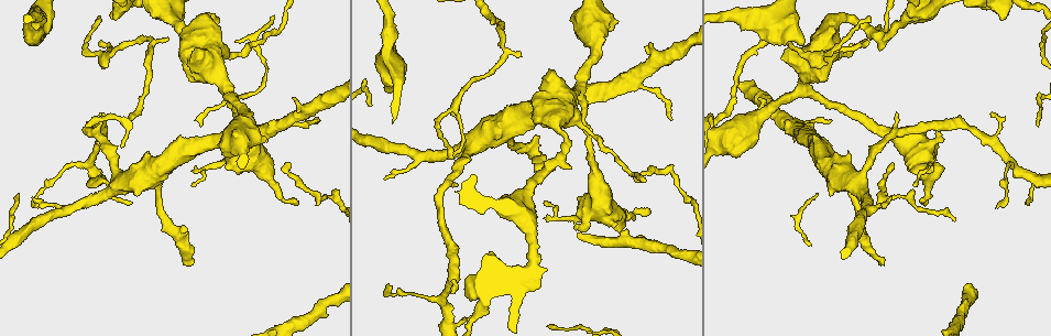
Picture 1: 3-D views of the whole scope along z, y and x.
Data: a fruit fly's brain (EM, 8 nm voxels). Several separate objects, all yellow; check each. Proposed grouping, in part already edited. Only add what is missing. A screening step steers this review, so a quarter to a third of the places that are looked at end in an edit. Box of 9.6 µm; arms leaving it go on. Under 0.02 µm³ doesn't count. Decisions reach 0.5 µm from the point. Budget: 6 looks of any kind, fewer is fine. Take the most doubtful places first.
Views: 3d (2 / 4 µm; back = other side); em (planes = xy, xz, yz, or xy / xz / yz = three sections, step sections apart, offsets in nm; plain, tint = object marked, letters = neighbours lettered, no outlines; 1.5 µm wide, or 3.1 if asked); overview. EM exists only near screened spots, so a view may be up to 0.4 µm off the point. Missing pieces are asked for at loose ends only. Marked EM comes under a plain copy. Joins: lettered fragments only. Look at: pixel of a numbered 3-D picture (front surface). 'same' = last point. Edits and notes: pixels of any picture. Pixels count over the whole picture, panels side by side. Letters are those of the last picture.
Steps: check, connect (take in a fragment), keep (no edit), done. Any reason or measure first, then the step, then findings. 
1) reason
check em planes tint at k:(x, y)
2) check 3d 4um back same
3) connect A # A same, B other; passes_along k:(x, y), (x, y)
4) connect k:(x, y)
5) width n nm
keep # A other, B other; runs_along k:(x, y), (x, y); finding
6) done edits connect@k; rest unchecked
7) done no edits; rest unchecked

branch stops here
check em xy step 8 tint at 1:(891, 165)

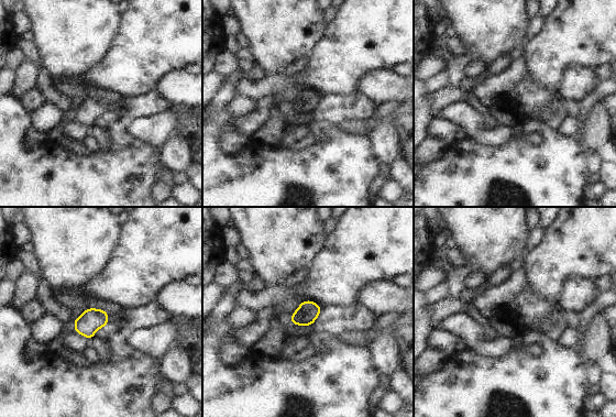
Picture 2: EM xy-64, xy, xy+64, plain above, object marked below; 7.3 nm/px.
check em planes letters same

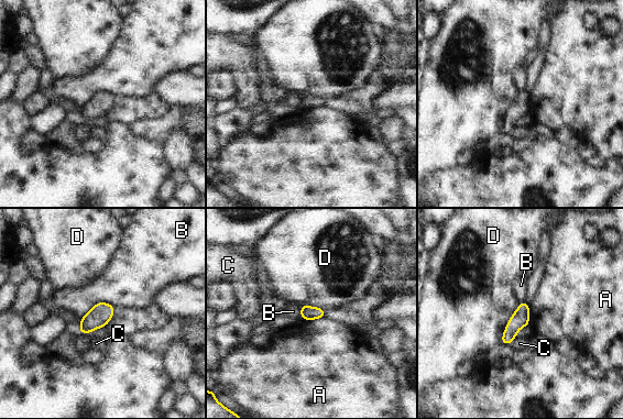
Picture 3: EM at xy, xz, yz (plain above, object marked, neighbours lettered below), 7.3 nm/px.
keep # A other, B other, C other, D other; border 3:(518, 302), (505, 326), (500, 341); none of them fits

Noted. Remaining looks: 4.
stops while still wide
check 3d 4um at 1:(181, 59)

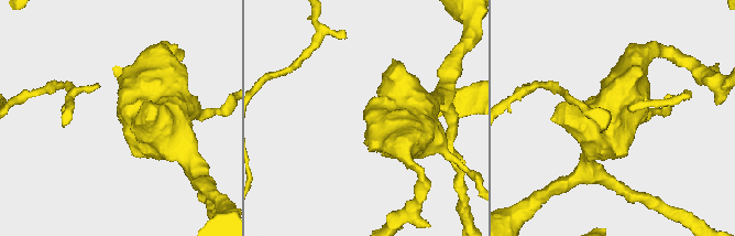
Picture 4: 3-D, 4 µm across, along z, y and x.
check em planes tint at 4:(365, 114)

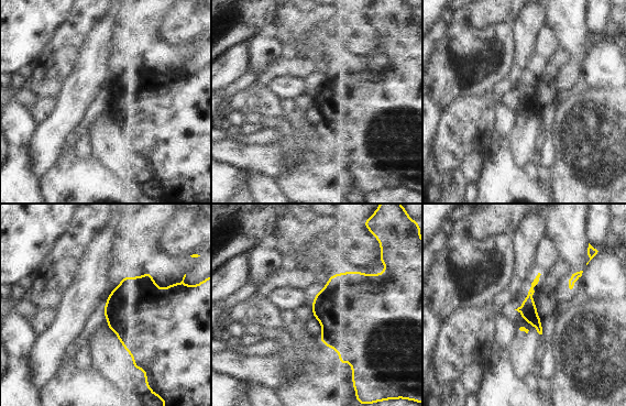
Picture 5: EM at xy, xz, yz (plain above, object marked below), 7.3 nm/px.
check em planes letters same

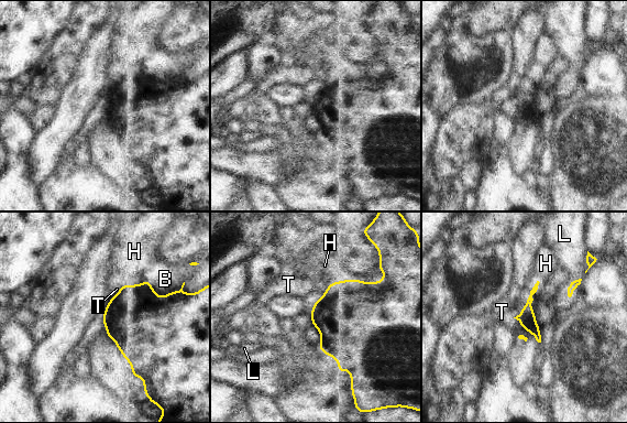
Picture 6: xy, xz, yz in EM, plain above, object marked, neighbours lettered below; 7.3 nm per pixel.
keep # B other, H other, L other, T other; border 6:(326, 290), (315, 302); none of them fits

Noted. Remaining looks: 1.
done no edits; rest unchecked

